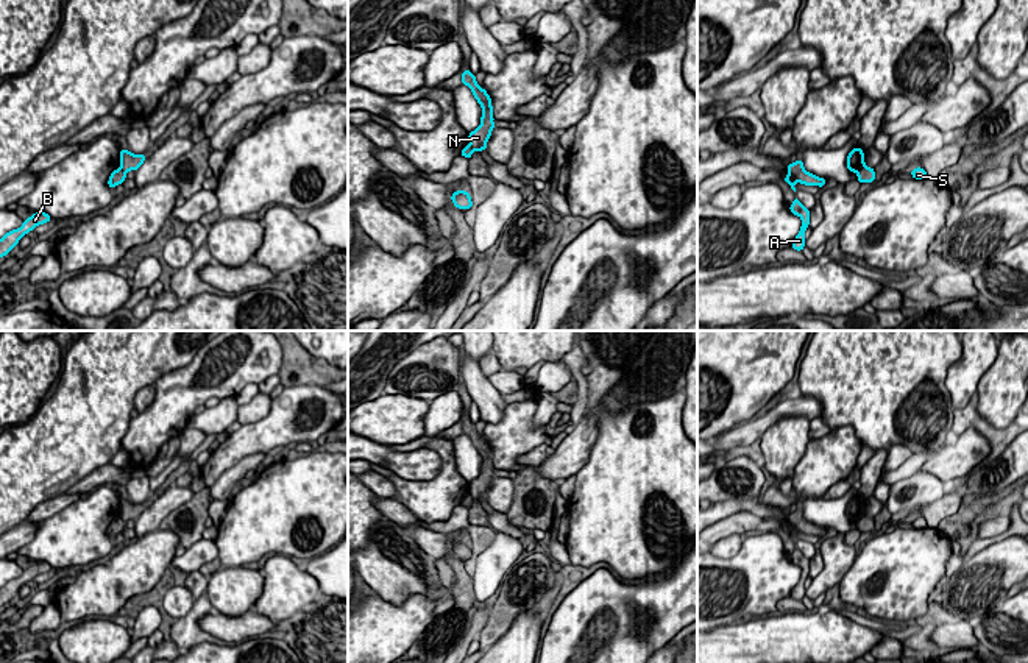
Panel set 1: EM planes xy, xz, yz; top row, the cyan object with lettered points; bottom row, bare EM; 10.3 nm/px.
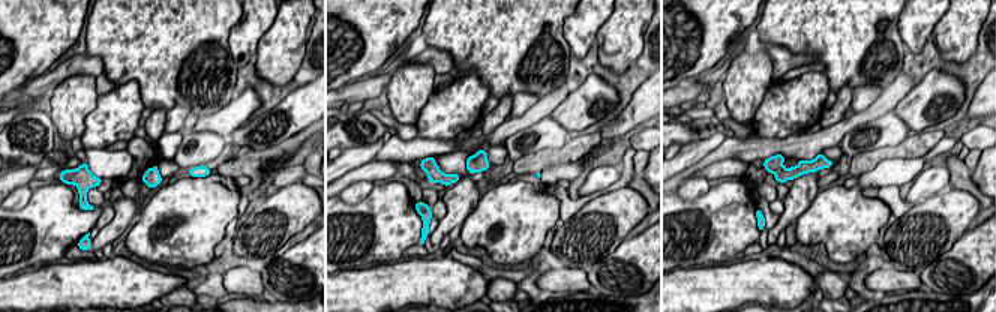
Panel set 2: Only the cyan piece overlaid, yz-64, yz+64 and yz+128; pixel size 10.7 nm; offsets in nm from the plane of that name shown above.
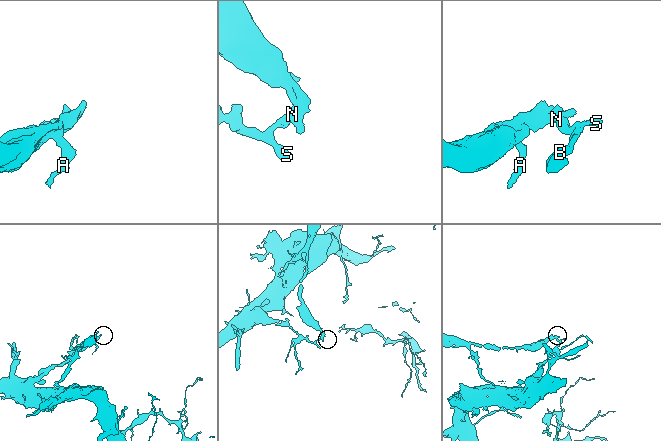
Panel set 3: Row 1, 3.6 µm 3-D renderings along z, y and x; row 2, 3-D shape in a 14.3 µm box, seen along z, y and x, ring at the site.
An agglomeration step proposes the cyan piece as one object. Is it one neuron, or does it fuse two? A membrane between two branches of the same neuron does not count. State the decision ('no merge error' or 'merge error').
merge error

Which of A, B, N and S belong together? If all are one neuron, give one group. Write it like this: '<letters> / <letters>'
A N / B S

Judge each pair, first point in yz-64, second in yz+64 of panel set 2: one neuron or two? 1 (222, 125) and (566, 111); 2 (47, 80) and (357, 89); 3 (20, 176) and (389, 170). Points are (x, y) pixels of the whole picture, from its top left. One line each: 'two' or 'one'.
1: one
2: one
3: one

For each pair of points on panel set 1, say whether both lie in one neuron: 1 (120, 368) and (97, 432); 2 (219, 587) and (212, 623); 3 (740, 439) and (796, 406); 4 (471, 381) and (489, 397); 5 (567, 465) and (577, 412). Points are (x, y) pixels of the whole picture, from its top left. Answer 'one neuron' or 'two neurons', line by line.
1: one neuron
2: two neurons
3: one neuron
4: one neuron
5: two neurons

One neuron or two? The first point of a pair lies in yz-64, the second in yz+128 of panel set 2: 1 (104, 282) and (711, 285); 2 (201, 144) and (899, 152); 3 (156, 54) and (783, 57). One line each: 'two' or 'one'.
1: one
2: two
3: two

